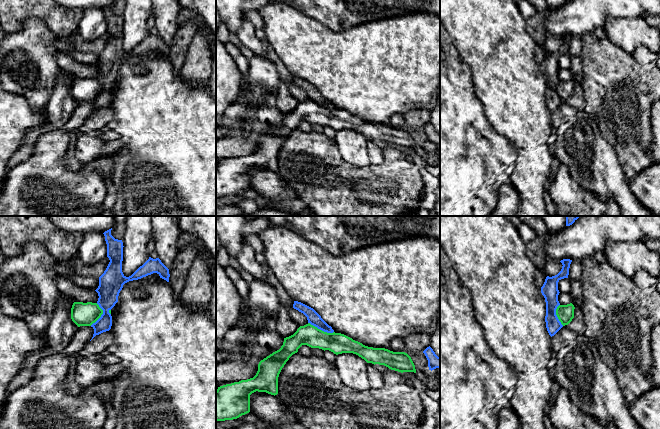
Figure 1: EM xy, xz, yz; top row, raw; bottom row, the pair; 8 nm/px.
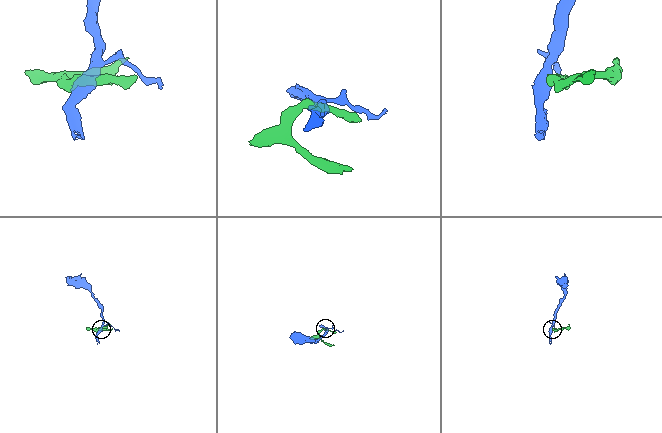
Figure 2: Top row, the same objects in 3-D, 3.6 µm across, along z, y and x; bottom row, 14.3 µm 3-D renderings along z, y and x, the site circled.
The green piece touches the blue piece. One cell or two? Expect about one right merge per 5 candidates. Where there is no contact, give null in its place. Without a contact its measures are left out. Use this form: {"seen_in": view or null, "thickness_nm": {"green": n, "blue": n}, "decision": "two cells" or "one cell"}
{"seen_in": "xz", "thickness_nm": {"green": 170, "blue": 100}, "decision": "two cells"}

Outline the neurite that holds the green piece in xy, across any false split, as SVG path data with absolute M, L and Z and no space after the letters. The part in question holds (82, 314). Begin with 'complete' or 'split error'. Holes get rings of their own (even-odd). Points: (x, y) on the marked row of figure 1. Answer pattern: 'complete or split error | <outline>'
complete | M74 302L71 308L71 319L78 326L91 326L103 314L97 303Z

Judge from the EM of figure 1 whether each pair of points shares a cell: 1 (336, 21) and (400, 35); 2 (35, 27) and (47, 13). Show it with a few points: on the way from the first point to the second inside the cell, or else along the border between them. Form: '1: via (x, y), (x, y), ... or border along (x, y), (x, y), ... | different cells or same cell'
1: border along (366, 21), (344, 30), (333, 31) | different cells
2: border along (20, 28), (28, 19), (40, 19), (57, 36) | different cells

